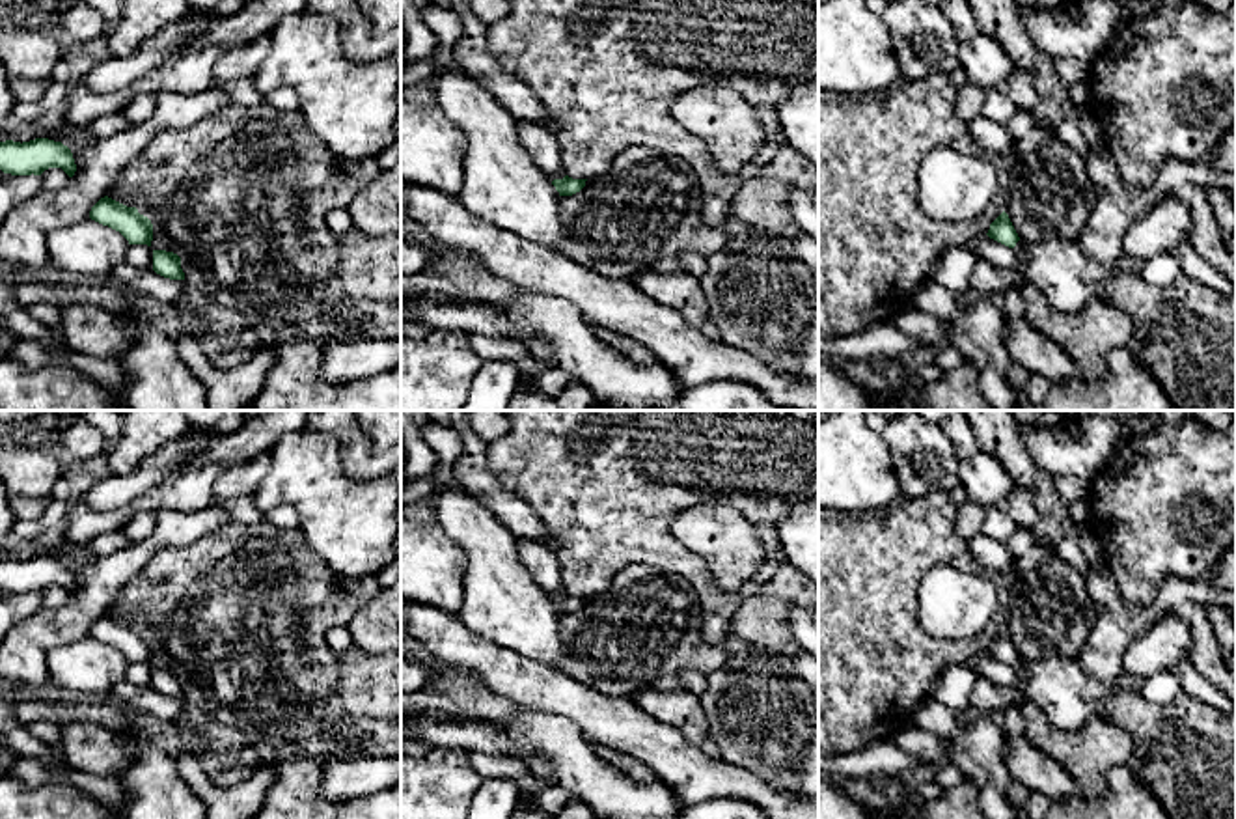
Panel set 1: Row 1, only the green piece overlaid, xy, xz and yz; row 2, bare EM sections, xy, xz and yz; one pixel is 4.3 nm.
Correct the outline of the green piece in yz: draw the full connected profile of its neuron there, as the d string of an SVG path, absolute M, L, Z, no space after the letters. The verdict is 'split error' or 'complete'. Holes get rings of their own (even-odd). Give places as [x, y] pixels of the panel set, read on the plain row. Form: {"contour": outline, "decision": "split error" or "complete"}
{"contour": "M1005 629L990 642L990 647L986 653L1009 666L1014 666L1016 660L1020 659L1016 647Z", "decision": "complete"}

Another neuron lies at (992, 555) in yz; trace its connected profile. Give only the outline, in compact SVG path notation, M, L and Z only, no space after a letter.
M977 534L966 539L966 545L971 556L988 571L1007 571L1012 565L1005 541Z

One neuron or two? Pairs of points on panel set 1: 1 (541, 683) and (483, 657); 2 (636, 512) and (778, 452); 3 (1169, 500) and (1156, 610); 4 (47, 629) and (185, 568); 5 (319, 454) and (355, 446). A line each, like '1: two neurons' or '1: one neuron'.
1: one neuron
2: one neuron
3: two neurons
4: two neurons
5: two neurons

